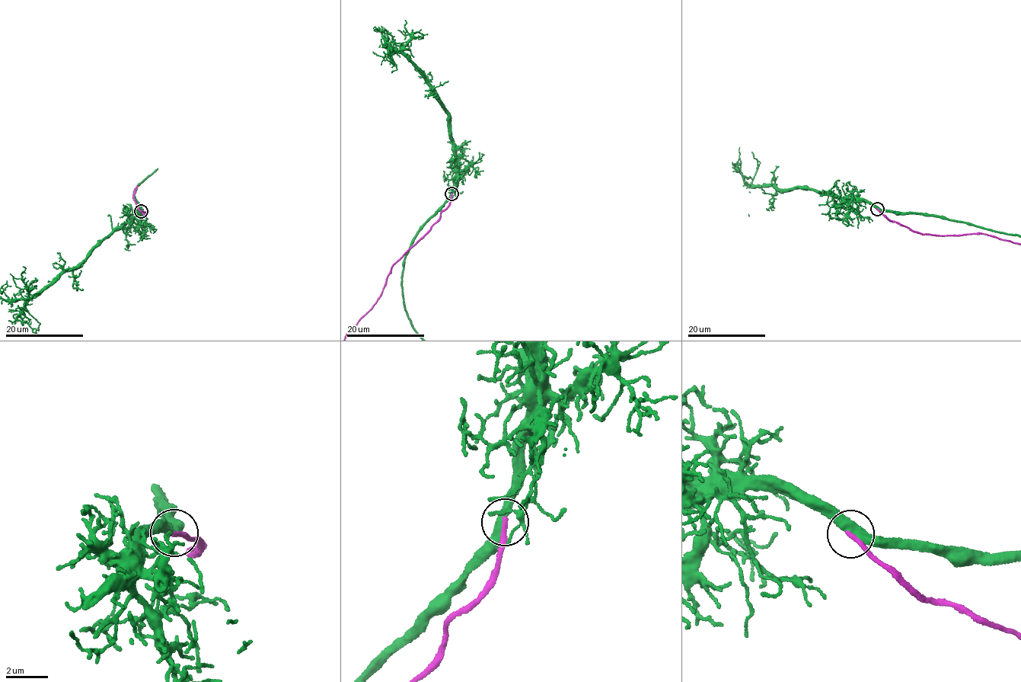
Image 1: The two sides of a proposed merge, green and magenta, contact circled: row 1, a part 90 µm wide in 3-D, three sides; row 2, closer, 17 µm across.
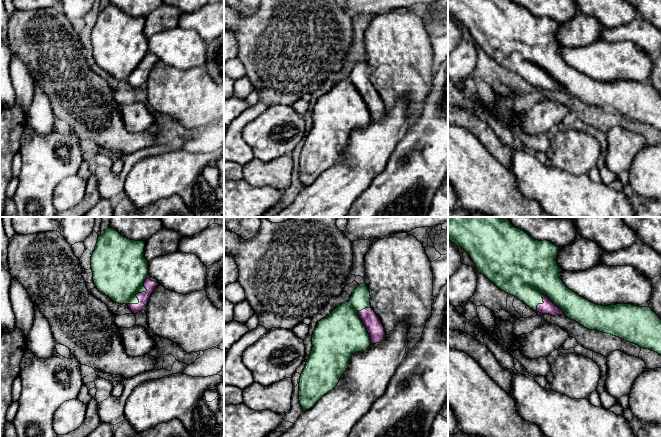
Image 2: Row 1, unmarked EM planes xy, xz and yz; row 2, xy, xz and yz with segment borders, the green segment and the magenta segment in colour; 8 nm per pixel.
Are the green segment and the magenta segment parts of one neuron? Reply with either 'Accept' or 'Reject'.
Accept

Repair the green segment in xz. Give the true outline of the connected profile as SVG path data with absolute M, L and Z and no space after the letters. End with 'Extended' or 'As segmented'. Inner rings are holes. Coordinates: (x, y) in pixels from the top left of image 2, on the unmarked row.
M365 57L348 78L321 95L312 111L312 127L300 152L299 177L303 187L332 167L354 129L384 115L384 103L371 84Z. Extended

